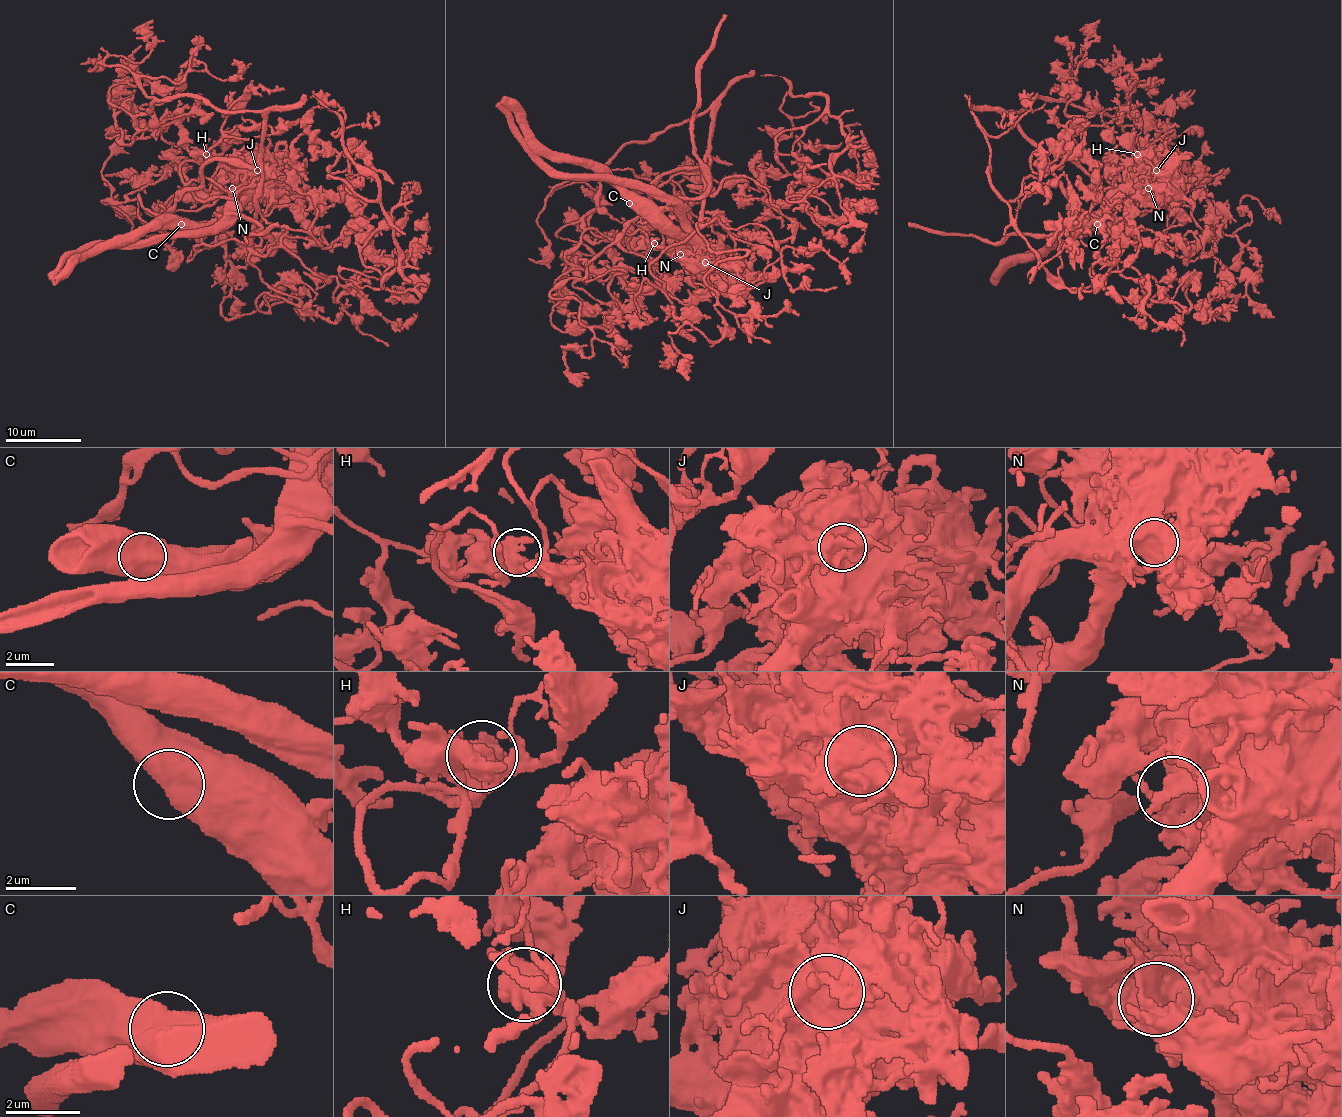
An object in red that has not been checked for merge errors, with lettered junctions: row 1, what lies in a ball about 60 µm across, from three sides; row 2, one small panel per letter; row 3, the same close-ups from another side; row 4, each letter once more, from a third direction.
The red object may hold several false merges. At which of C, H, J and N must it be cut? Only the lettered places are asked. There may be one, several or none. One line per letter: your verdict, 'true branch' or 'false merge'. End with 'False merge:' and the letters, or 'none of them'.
C: true branch
H: true branch
J: false merge
N: false merge
False merge: J, N

